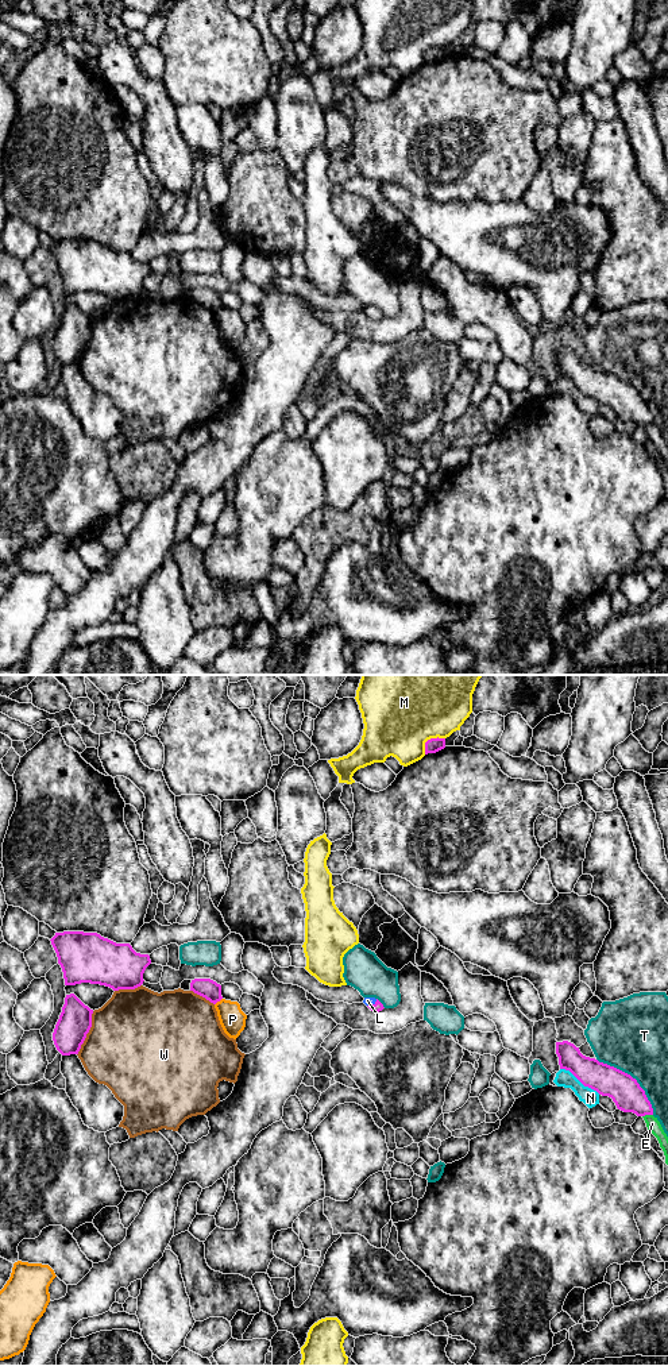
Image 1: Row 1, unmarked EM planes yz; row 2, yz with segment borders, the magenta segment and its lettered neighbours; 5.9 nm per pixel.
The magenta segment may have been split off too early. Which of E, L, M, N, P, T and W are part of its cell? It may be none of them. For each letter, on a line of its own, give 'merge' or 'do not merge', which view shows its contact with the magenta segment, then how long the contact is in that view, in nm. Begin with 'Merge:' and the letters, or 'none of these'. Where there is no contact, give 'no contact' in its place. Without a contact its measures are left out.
Merge: L
E: do not merge; contact in yz; length 70 nm
L: merge; contact in yz; length 80 nm
M: do not merge; contact in yz; length 160 nm
N: do not merge; contact in yz; length 280 nm
P: do not merge; contact in yz; length 60 nm
T: do not merge; contact in yz; length 480 nm
W: do not merge; contact in yz; length 280 nm

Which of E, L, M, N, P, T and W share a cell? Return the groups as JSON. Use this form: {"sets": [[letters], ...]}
{"sets": [["E"], ["L"], ["M"], ["N"], ["P"], ["T"], ["W"]]}

